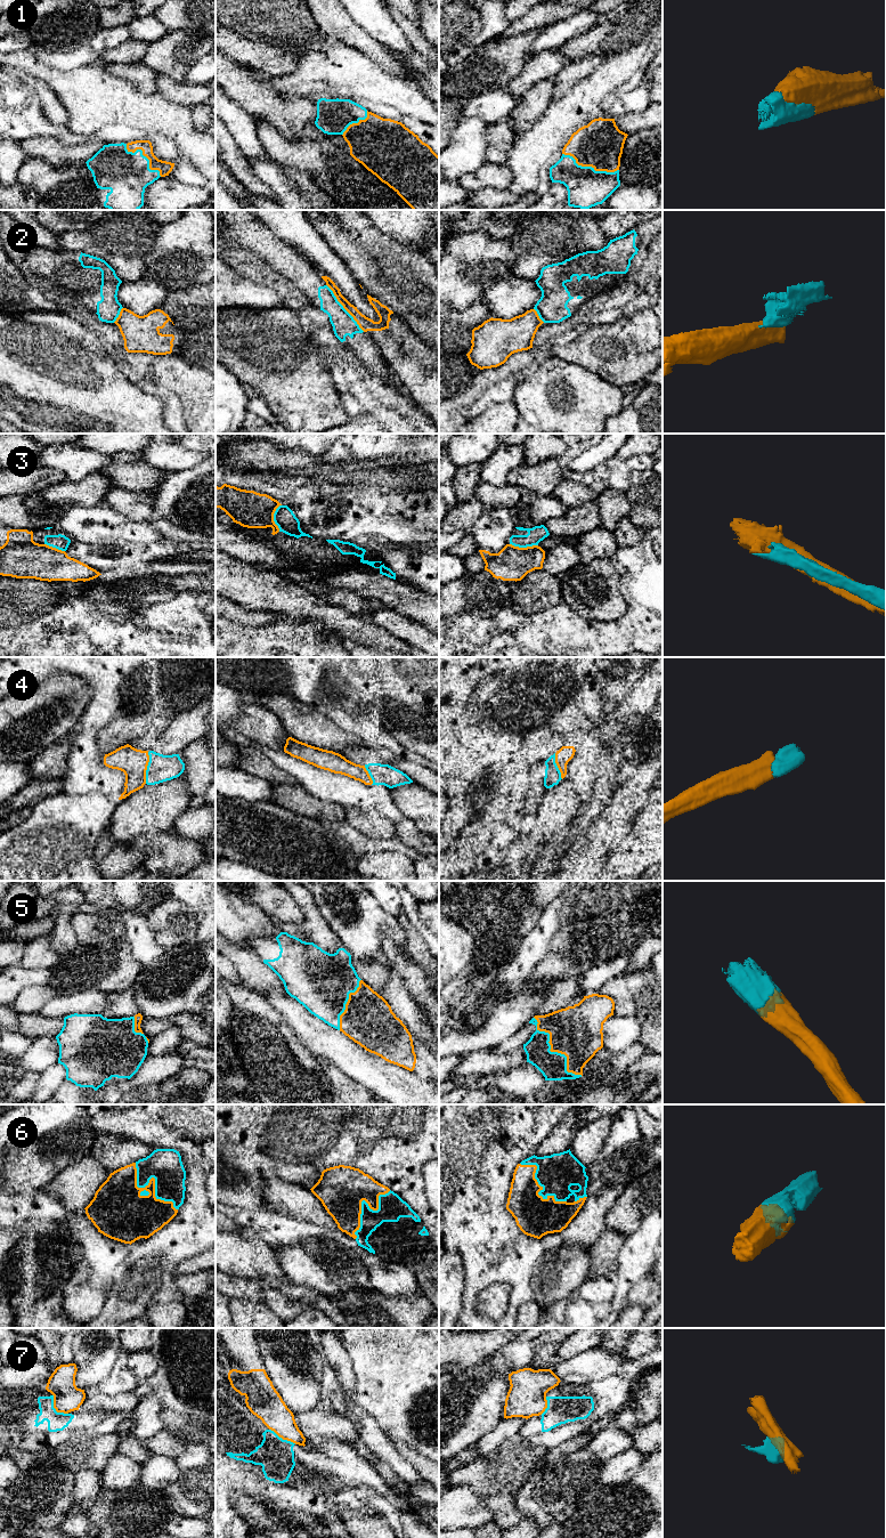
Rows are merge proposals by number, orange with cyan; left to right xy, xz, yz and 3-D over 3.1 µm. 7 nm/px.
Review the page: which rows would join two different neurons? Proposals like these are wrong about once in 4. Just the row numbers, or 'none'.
2, 3, 7

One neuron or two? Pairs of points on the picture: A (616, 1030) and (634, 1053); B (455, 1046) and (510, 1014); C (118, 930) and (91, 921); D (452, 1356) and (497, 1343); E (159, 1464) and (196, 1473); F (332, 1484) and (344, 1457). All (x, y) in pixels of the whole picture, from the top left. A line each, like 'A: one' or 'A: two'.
A: two
B: one
C: one
D: one
E: two
F: one

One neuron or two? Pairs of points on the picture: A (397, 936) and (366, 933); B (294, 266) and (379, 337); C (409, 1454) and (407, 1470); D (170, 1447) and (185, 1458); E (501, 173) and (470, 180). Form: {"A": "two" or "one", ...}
{"A": "one", "B": "two", "C": "two", "D": "two", "E": "one"}

